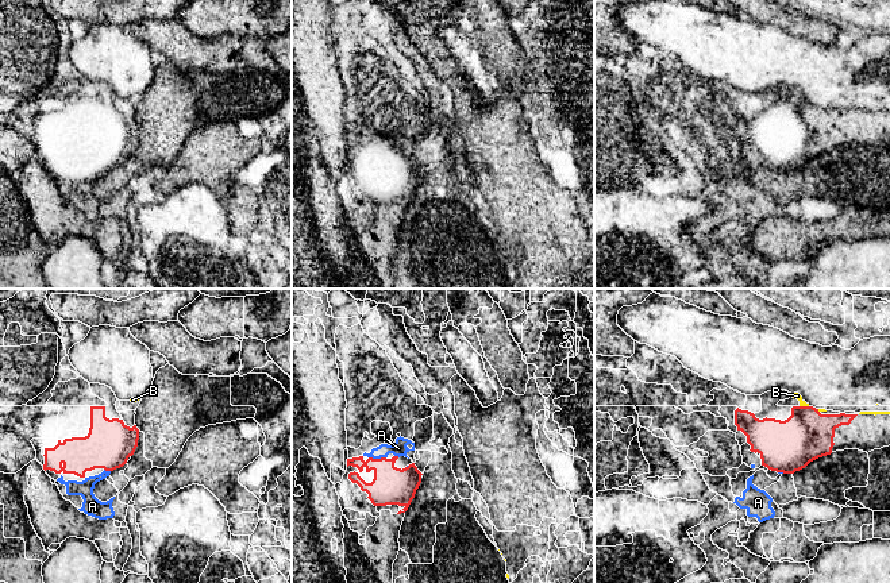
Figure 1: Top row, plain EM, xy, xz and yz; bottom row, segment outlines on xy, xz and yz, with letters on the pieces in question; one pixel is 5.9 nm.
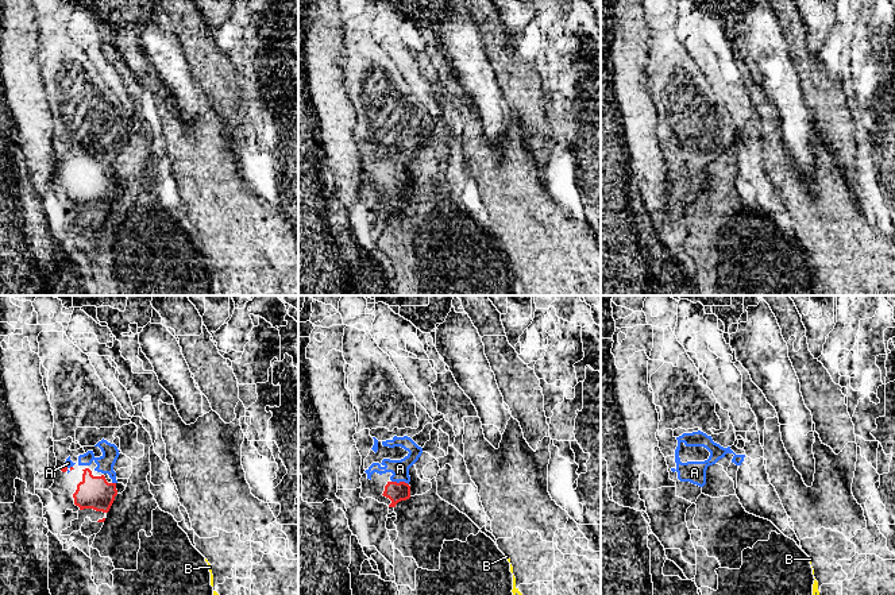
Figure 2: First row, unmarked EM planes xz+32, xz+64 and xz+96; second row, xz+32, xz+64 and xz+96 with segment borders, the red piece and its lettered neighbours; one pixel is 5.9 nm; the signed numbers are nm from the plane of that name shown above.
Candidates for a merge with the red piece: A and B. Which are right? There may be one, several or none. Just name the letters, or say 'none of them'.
A

